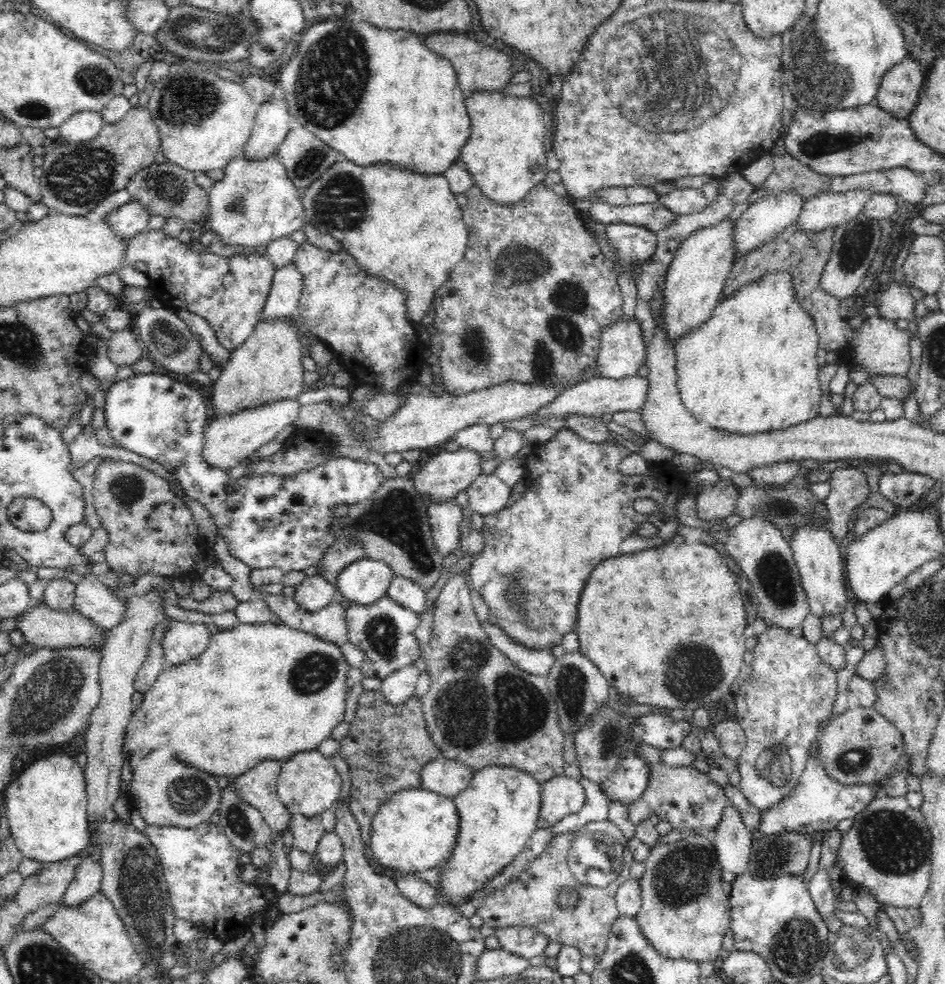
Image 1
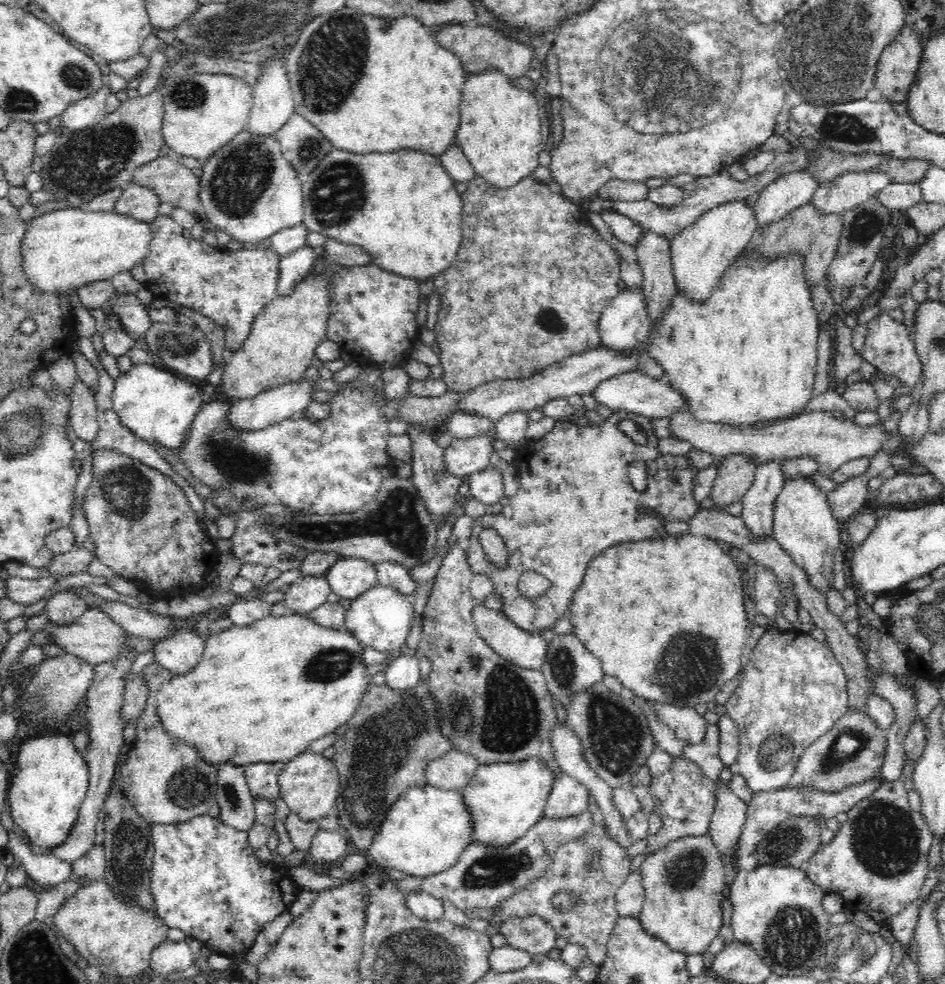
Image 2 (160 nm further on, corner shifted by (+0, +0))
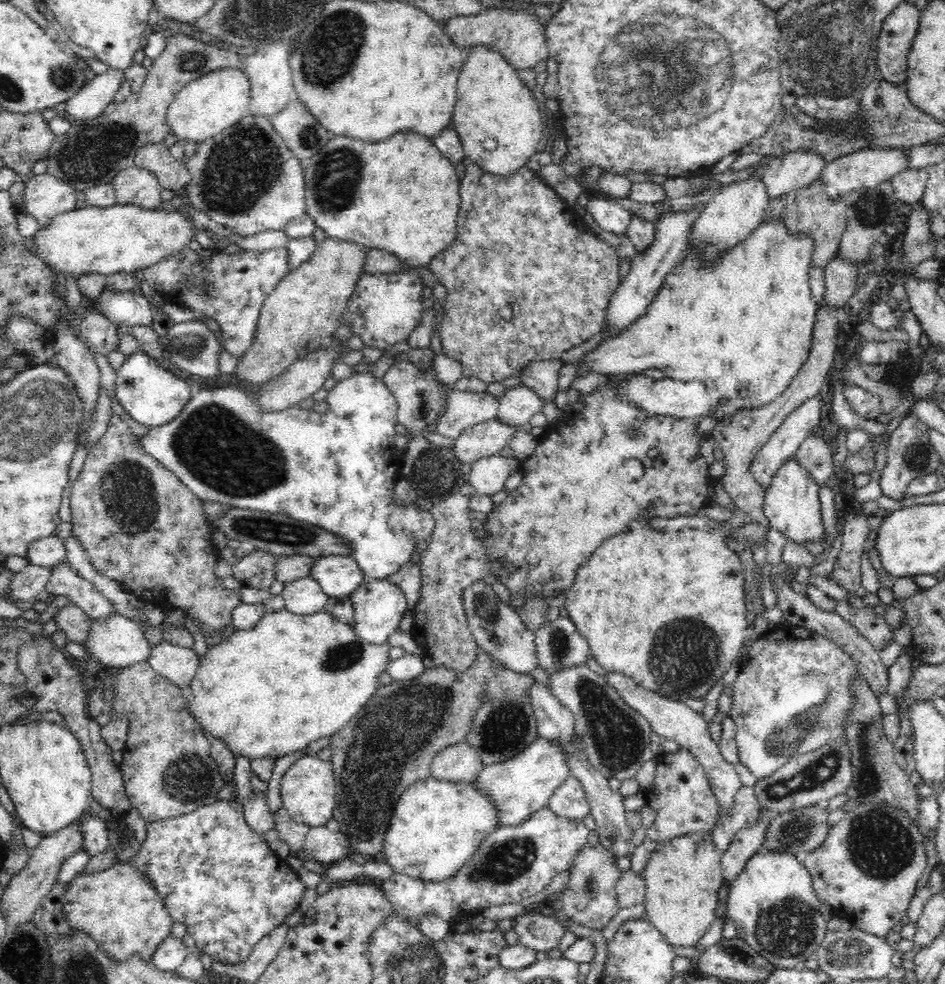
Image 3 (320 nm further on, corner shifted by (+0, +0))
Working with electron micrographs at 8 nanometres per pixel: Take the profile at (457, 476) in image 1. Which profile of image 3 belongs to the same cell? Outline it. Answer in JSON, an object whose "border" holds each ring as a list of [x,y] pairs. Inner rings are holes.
{"border":[[[500,417],[486,420],[462,432],[452,446],[453,454],[461,462],[470,465],[474,460],[499,453],[517,435],[518,431],[530,432],[531,426],[527,423],[522,427],[512,427]]]}

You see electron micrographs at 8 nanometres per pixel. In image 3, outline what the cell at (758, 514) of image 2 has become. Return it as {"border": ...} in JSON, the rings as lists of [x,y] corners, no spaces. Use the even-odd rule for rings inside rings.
{"border":[[[820,394],[806,400],[806,403],[794,409],[794,412],[780,424],[780,427],[770,436],[766,444],[763,444],[760,452],[752,458],[748,471],[750,471],[750,475],[754,477],[754,480],[764,487],[765,490],[770,487],[770,480],[772,480],[772,476],[776,474],[778,468],[780,468],[790,456],[794,456],[794,454],[797,453],[798,447],[802,444],[802,441],[809,435],[812,435],[816,428],[820,426],[822,406],[822,397]]]}

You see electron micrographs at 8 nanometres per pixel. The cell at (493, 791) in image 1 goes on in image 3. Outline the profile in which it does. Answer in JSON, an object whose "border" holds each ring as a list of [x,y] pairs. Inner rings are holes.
{"border":[[[577,731],[570,736],[568,742],[538,736],[512,758],[485,765],[477,778],[477,786],[487,792],[494,801],[499,810],[500,827],[514,827],[524,823],[524,820],[538,812],[538,809],[548,807],[553,792],[570,778],[569,760],[580,749],[584,751],[584,744]]]}

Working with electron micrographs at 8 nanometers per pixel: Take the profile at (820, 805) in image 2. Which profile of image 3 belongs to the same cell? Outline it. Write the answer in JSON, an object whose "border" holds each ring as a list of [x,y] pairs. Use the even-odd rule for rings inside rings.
{"border":[[[760,819],[754,828],[738,832],[738,836],[734,838],[734,842],[723,853],[721,859],[723,884],[730,886],[746,867],[747,861],[759,852],[759,848],[765,842],[768,826],[768,821]]]}

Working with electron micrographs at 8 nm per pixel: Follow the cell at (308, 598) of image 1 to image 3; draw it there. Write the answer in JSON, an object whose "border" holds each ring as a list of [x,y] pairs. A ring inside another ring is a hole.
{"border":[[[311,576],[285,583],[280,594],[284,600],[284,608],[297,615],[326,610],[324,606],[327,606],[329,598]]]}

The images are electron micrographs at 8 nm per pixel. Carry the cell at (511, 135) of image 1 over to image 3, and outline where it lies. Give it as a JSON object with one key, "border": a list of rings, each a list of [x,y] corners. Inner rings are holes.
{"border":[[[474,44],[465,51],[464,59],[450,125],[459,134],[468,160],[500,176],[508,176],[527,164],[534,165],[543,126],[533,91],[522,82],[514,65],[493,46]]]}

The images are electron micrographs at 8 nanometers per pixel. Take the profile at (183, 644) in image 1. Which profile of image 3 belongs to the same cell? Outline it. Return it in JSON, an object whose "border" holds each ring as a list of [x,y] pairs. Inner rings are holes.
{"border":[[[164,640],[153,647],[148,661],[158,675],[180,688],[190,686],[200,664],[194,649],[182,648]]]}

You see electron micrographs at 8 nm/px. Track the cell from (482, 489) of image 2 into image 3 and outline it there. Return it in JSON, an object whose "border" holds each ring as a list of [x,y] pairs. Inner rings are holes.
{"border":[[[500,453],[474,460],[469,473],[470,483],[476,488],[477,495],[489,495],[503,490],[504,483],[515,467],[512,460]]]}

